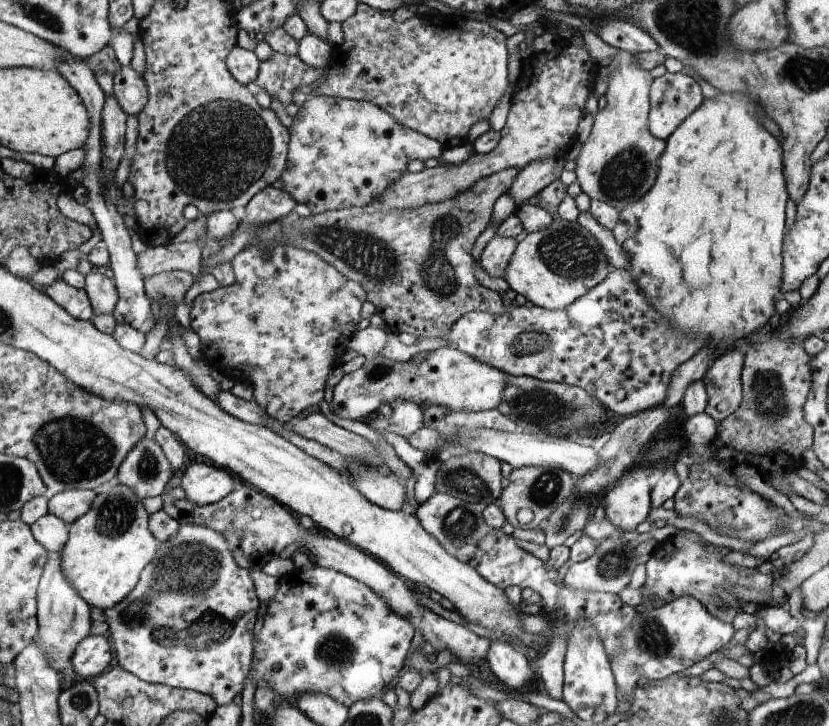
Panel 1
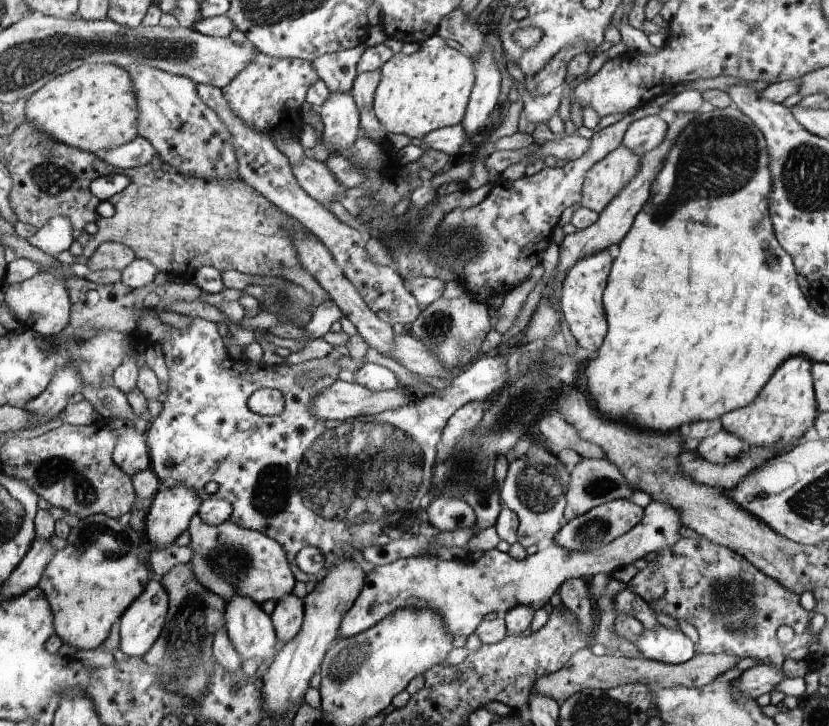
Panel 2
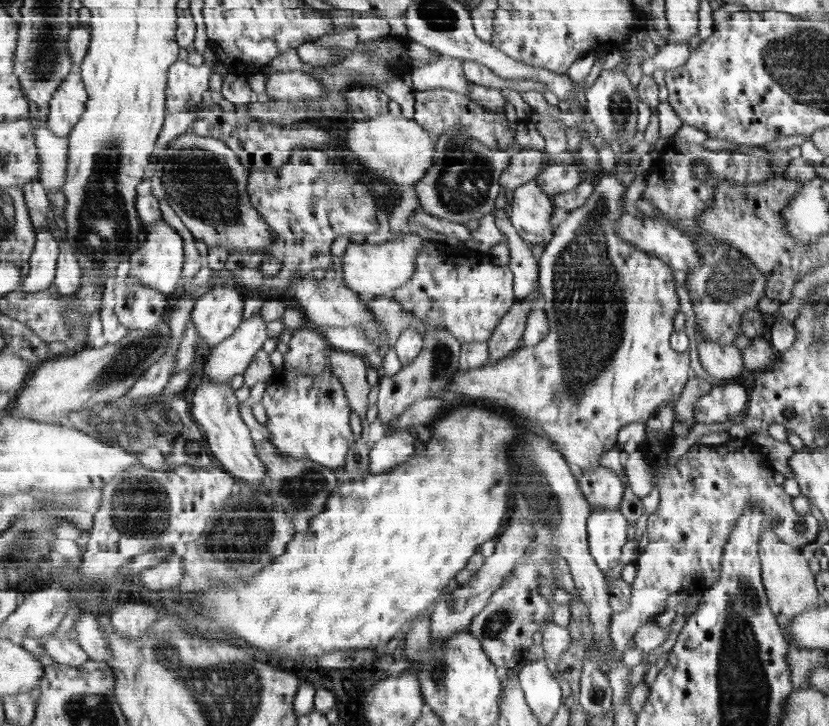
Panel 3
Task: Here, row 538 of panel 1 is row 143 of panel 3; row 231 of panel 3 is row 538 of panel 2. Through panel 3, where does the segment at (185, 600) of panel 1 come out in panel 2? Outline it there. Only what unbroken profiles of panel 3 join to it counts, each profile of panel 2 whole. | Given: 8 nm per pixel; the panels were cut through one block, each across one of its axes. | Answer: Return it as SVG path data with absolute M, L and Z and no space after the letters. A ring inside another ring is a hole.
M197 514L191 518L187 532L191 534L189 548L193 548L189 566L193 568L195 578L227 602L233 598L253 598L259 606L265 602L281 602L285 596L291 596L295 582L299 582L281 542L259 530L241 528L231 520L221 526L209 526Z

